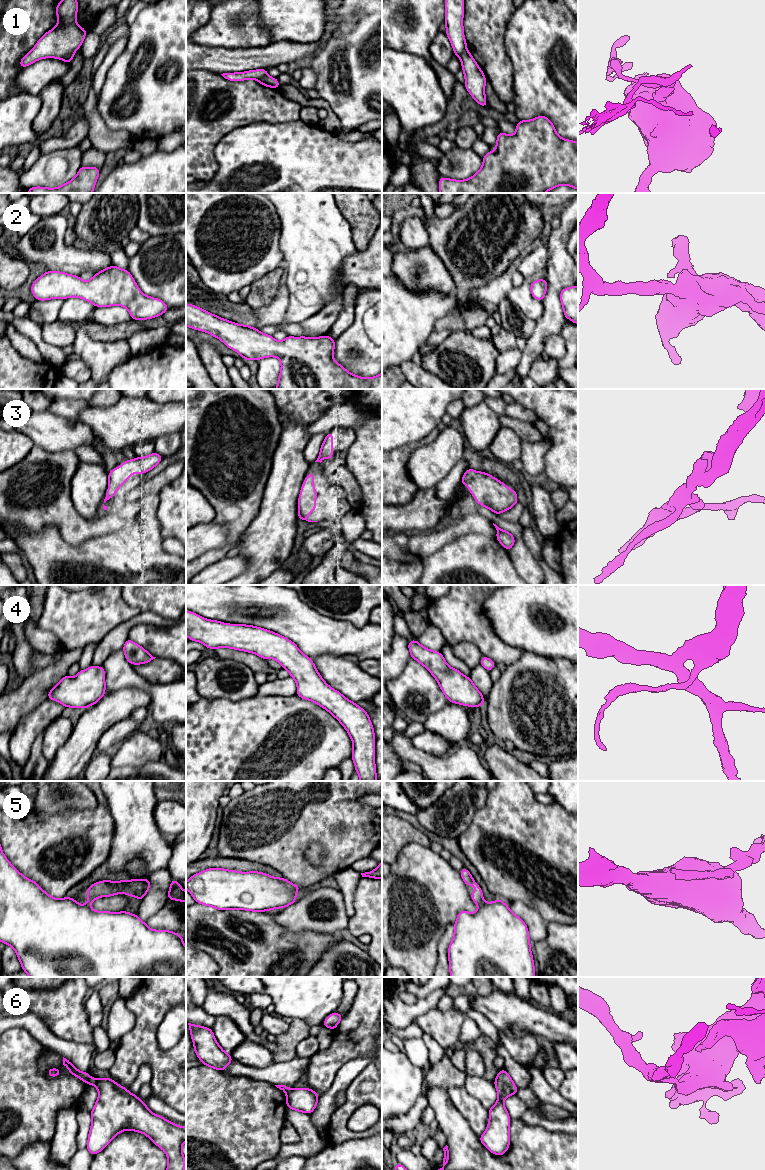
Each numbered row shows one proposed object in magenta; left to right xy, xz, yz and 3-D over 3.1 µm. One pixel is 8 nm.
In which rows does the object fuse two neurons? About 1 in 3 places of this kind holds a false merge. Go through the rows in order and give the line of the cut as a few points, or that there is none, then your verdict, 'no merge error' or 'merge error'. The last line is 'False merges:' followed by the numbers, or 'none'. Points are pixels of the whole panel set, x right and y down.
1: cut xy (74, 51), (61, 59); merge error
2: cut none; no merge error
3: cut none; no merge error
4: cut none; no merge error
5: cut yz (484, 902), (479, 906); merge error
6: cut xz (290, 1089), (286, 1092); merge error
False merges: 1, 5, 6

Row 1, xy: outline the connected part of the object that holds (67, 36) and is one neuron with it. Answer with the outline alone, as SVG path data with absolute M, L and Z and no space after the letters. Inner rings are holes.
M61 0L56 6L57 25L46 32L32 50L22 57L21 68L43 58L62 59L79 49L87 30L76 22L77 0Z

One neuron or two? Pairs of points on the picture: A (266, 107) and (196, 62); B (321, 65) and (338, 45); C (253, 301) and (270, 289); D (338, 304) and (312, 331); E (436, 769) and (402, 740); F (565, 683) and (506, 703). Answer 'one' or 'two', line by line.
A: two
B: one
C: one
D: one
E: one
F: one

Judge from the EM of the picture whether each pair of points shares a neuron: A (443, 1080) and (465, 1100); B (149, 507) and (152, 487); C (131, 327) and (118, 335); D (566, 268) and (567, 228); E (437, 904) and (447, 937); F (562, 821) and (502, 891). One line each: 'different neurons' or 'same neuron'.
A: different neurons
B: different neurons
C: same neuron
D: same neuron
E: different neurons
F: same neuron

